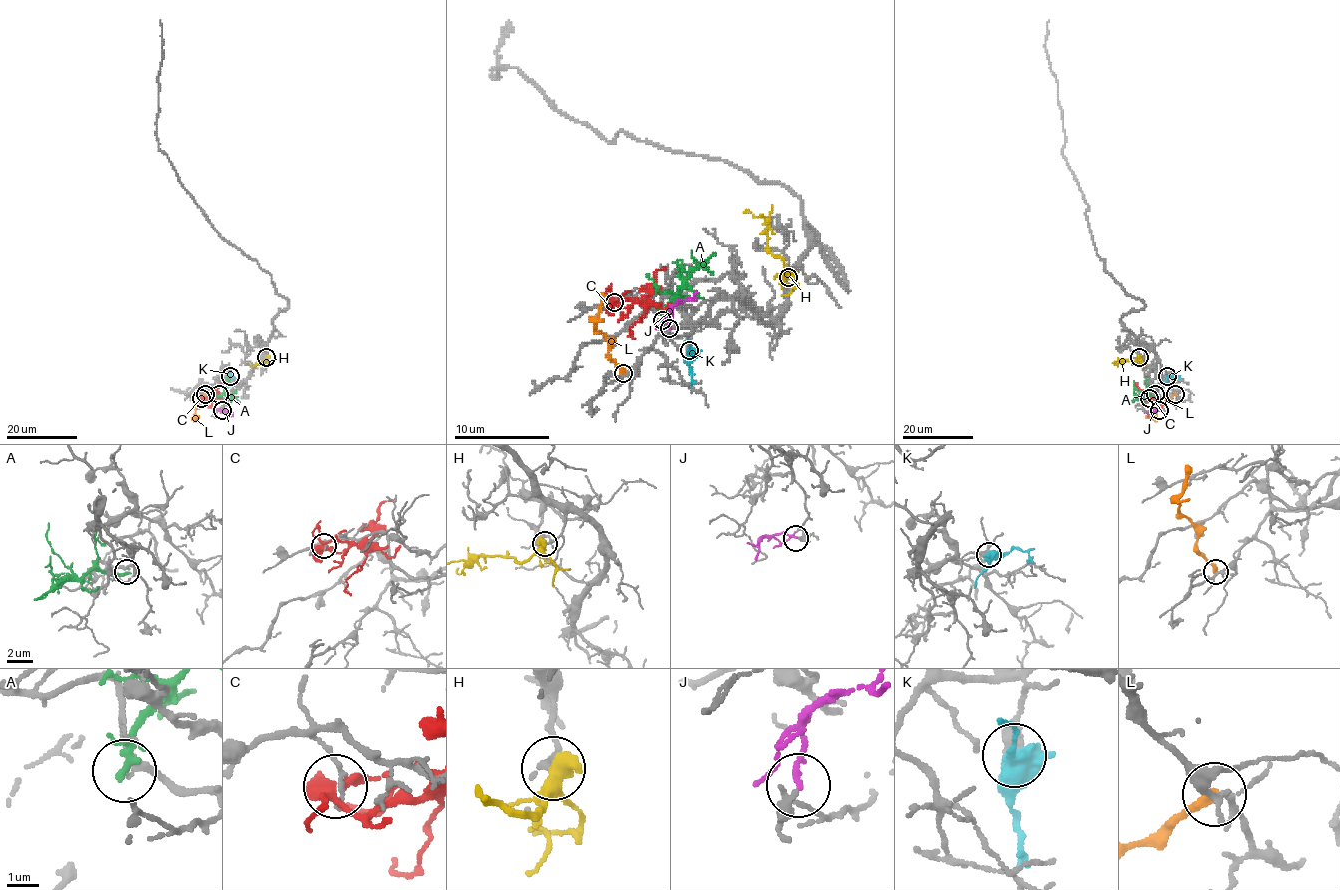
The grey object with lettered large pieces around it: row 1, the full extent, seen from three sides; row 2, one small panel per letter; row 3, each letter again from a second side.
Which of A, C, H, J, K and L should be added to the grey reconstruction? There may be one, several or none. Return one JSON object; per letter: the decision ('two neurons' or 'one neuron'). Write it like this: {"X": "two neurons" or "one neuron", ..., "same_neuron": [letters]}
{"A": "two neurons", "C": "two neurons", "H": "one neuron", "J": "two neurons", "K": "two neurons", "L": "two neurons", "same_neuron": ["H"]}

